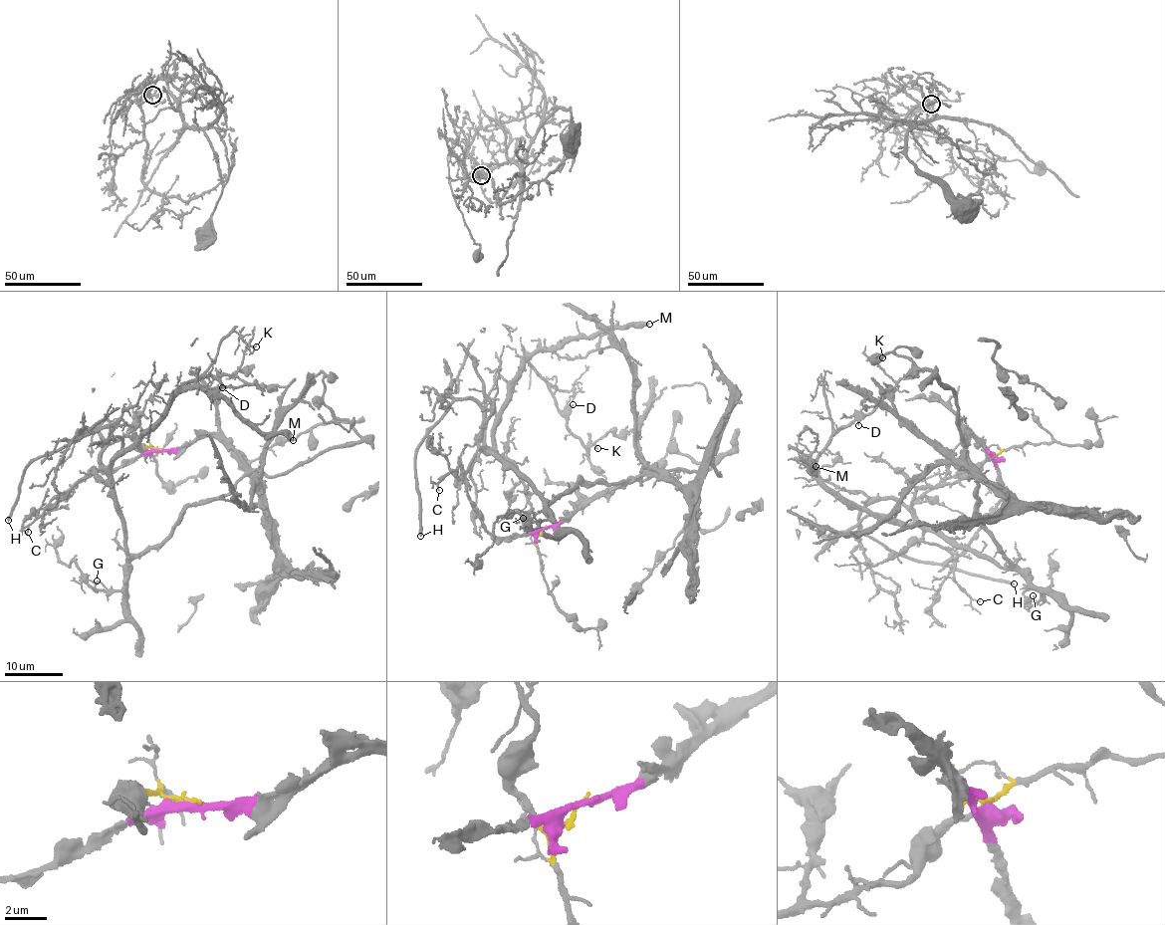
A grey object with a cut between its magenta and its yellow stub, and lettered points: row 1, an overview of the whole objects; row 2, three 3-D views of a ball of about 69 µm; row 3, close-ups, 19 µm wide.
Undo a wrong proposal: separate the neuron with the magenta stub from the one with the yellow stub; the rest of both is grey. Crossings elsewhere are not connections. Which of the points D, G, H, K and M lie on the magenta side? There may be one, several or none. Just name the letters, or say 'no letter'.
no letter

